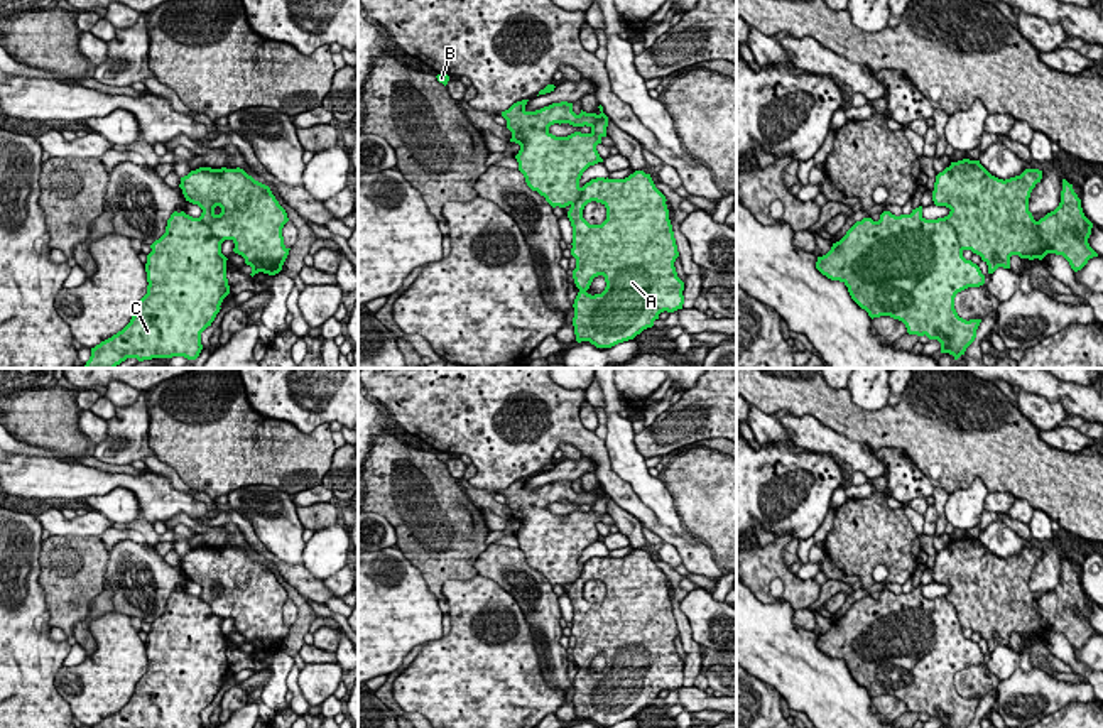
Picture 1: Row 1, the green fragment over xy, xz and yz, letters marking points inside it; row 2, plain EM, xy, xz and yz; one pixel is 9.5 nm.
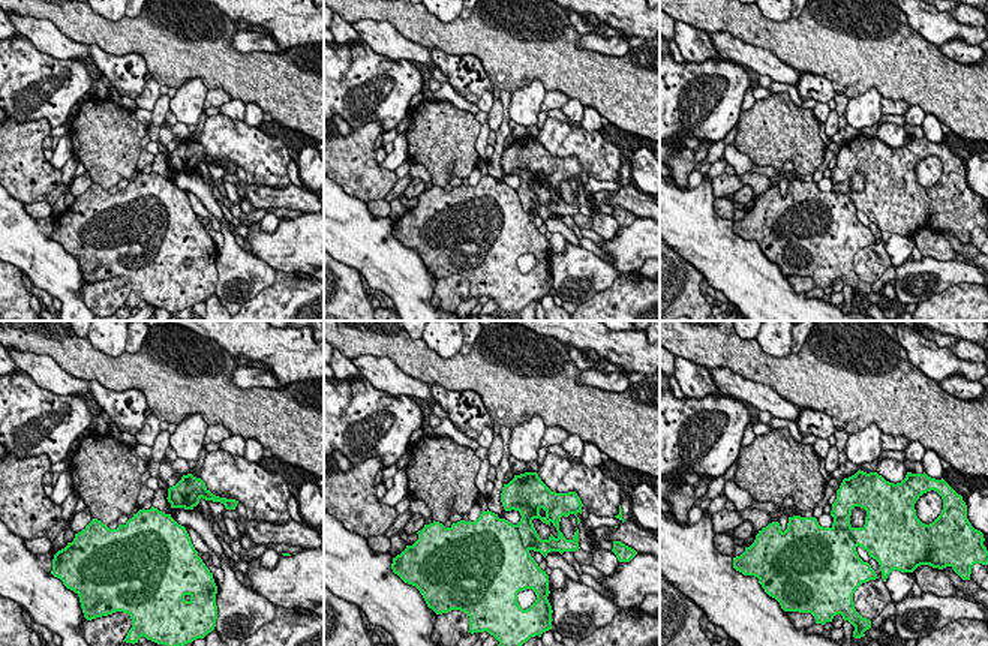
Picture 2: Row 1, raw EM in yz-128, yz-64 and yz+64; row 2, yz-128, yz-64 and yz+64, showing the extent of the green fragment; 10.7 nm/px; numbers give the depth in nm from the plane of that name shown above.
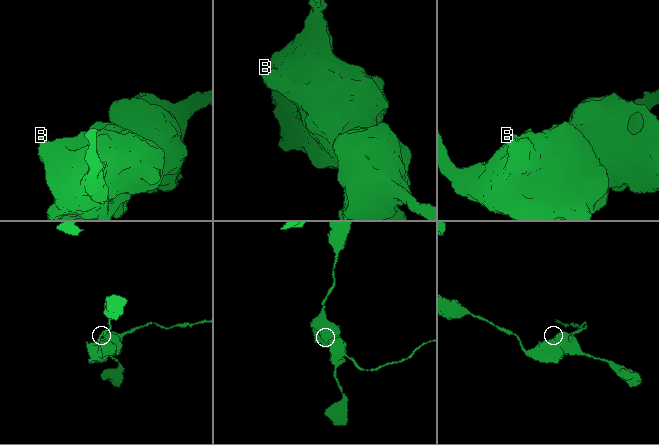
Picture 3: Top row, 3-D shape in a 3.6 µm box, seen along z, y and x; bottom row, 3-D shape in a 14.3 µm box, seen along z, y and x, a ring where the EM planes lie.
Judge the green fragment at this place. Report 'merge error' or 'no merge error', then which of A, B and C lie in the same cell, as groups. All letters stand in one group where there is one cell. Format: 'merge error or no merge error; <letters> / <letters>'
merge error; A / B C

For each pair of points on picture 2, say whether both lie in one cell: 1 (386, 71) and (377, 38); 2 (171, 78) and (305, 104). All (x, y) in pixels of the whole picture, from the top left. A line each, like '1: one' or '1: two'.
1: two
2: one

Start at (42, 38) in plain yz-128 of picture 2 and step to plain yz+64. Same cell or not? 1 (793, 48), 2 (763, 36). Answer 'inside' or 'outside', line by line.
1: outside
2: outside

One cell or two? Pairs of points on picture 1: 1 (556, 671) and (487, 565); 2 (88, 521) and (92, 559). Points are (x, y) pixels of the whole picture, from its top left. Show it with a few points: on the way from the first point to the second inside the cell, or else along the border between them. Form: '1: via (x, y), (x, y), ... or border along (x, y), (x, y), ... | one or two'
1: via (549, 642), (546, 639), (543, 612), (516, 585) | one
2: border along (51, 534), (95, 534), (98, 537) | two

